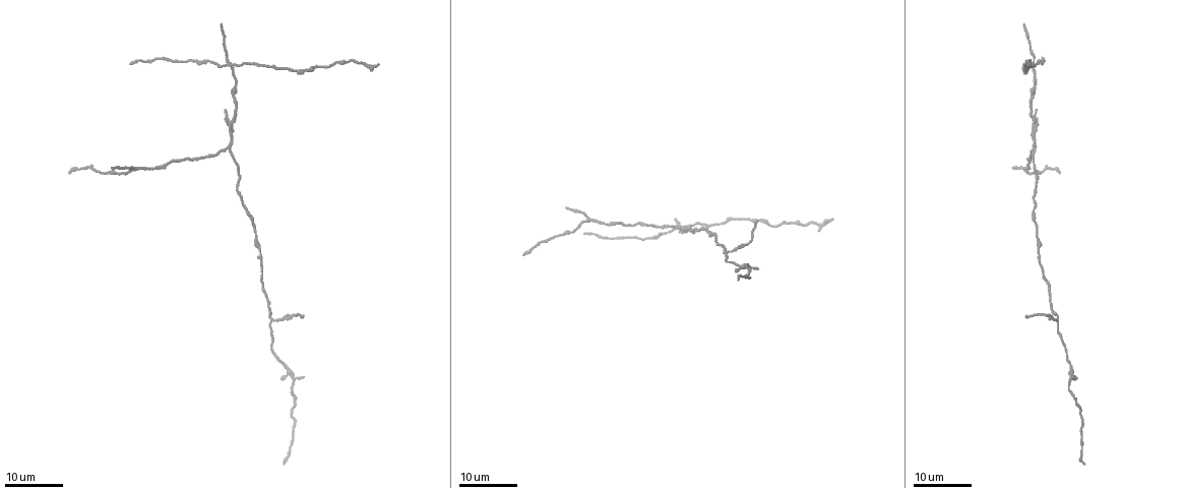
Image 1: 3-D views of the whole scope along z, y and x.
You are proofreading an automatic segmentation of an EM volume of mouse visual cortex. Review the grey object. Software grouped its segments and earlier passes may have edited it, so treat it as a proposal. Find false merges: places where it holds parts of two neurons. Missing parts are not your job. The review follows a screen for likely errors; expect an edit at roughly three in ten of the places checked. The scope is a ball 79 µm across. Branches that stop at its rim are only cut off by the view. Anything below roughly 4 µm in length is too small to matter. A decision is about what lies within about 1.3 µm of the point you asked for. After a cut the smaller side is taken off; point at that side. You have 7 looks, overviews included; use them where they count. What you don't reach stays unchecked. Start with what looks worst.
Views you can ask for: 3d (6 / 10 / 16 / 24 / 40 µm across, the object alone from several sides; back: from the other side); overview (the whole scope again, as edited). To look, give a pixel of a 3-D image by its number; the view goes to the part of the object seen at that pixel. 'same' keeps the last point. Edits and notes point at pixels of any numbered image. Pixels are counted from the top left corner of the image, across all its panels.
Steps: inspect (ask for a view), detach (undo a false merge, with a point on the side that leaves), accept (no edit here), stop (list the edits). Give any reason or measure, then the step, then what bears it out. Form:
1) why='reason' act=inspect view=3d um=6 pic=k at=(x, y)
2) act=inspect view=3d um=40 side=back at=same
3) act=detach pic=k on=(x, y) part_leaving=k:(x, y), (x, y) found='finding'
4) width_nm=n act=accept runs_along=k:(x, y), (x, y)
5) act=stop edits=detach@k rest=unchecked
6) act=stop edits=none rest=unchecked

why='four arms meet' act=inspect view=3d um=16 pic=1 at=(231, 64)

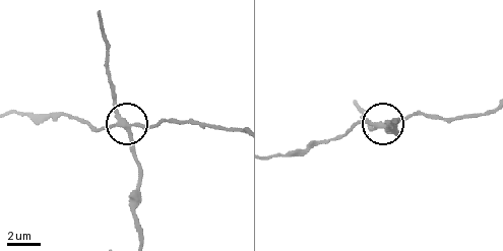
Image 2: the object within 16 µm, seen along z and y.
why='closer look' act=inspect view=3d um=10 pic=2 at=(128, 125)

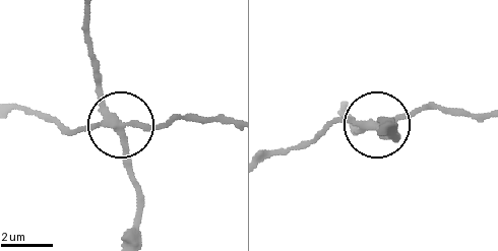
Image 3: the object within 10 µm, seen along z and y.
width_nm=250 act=detach pic=3 on=(153, 130) part_leaving=3:(115, 122), (151, 129), (185, 116), (231, 122) found='a second neuron is stuck on'

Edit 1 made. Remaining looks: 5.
why='a fork' act=inspect view=3d um=16 pic=1 at=(229, 148)

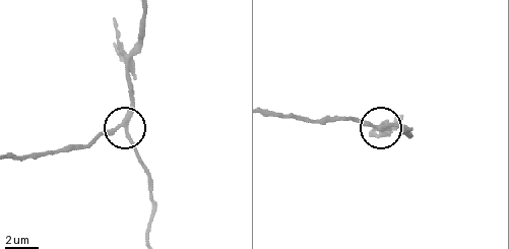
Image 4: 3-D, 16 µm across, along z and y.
act=inspect view=3d um=10 pic=4 at=(120, 124)

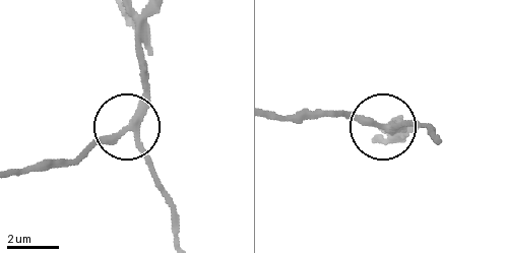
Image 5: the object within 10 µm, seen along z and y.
width_nm=260 act=accept found='continuous, no second neuron'

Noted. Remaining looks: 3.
why='three arms meet' act=inspect view=3d um=16 pic=1 at=(271, 320)

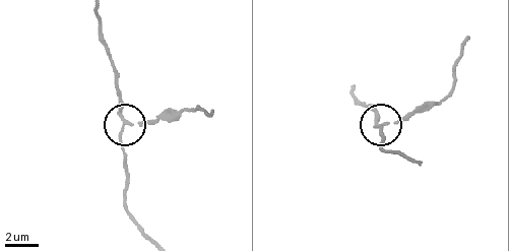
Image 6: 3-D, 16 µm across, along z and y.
act=inspect view=3d um=6 pic=6 at=(128, 123)

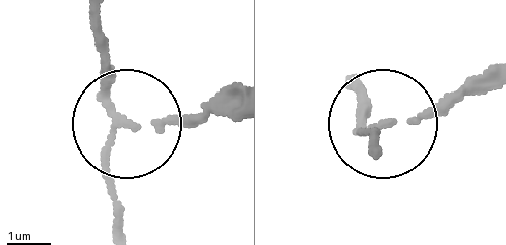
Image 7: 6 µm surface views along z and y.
arms=3 act=detach pic=7 on=(179, 115) part_leaving=7:(125, 118), (154, 129), (231, 107) found='a second neuron is stuck on'

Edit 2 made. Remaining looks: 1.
act=stop edits=detach@3,detach@7 rest=unchecked

